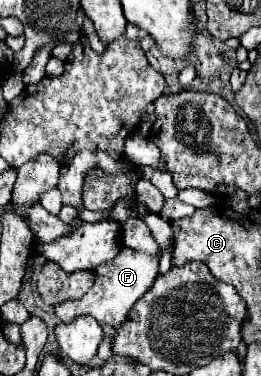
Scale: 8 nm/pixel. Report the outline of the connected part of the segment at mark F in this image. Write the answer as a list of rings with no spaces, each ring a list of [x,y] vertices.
[[[121,249],[113,261],[107,261],[95,269],[97,279],[95,279],[91,291],[87,291],[77,301],[69,301],[69,299],[63,301],[61,305],[55,307],[55,313],[63,323],[69,323],[81,315],[91,315],[99,323],[109,323],[109,325],[117,327],[117,323],[125,321],[125,315],[133,307],[133,303],[137,299],[141,299],[145,295],[145,291],[151,287],[157,273],[159,273],[159,259],[155,255],[147,255],[147,253],[135,251],[135,249]]]

